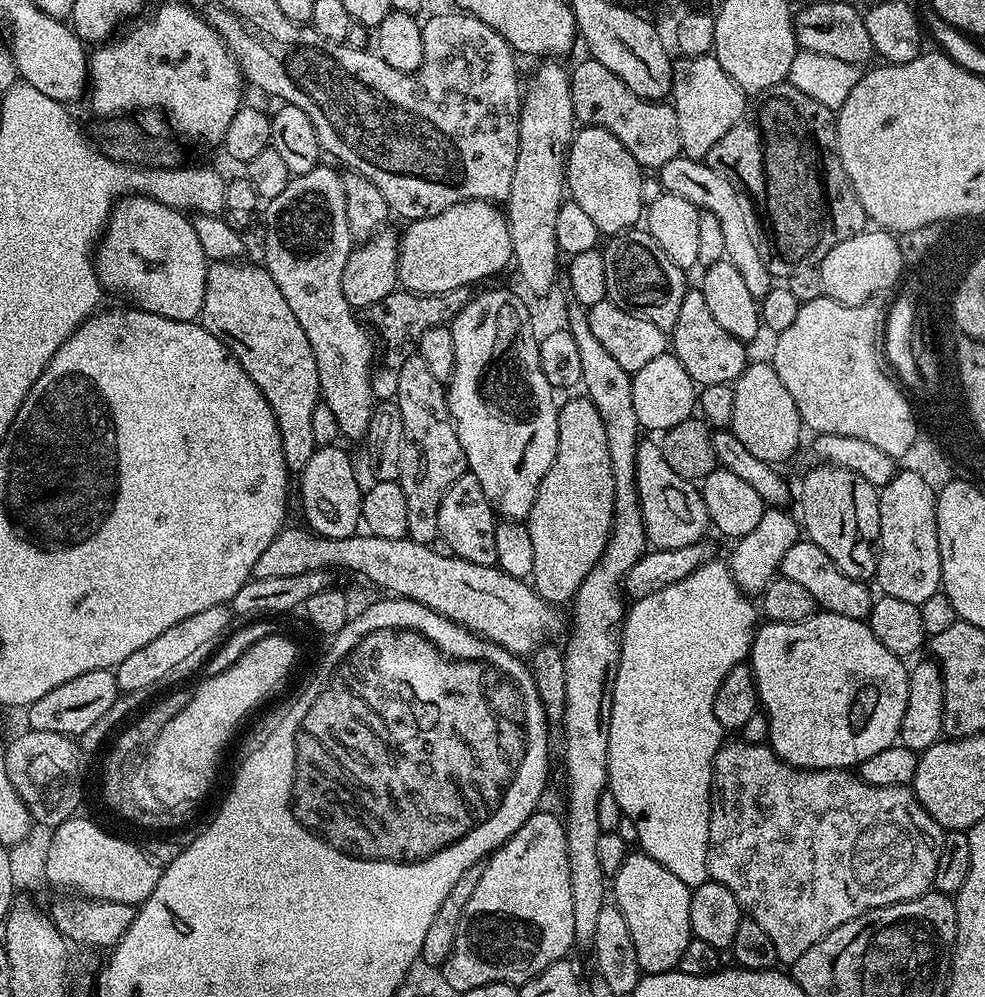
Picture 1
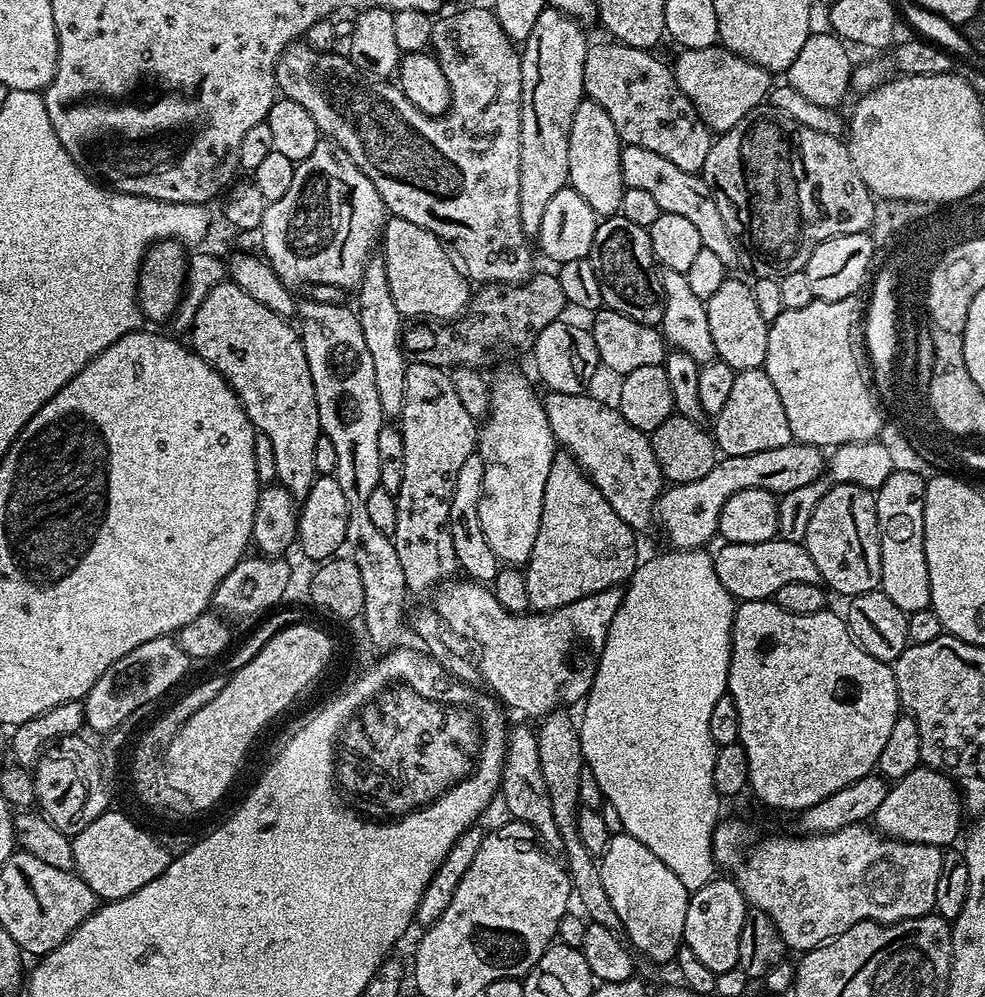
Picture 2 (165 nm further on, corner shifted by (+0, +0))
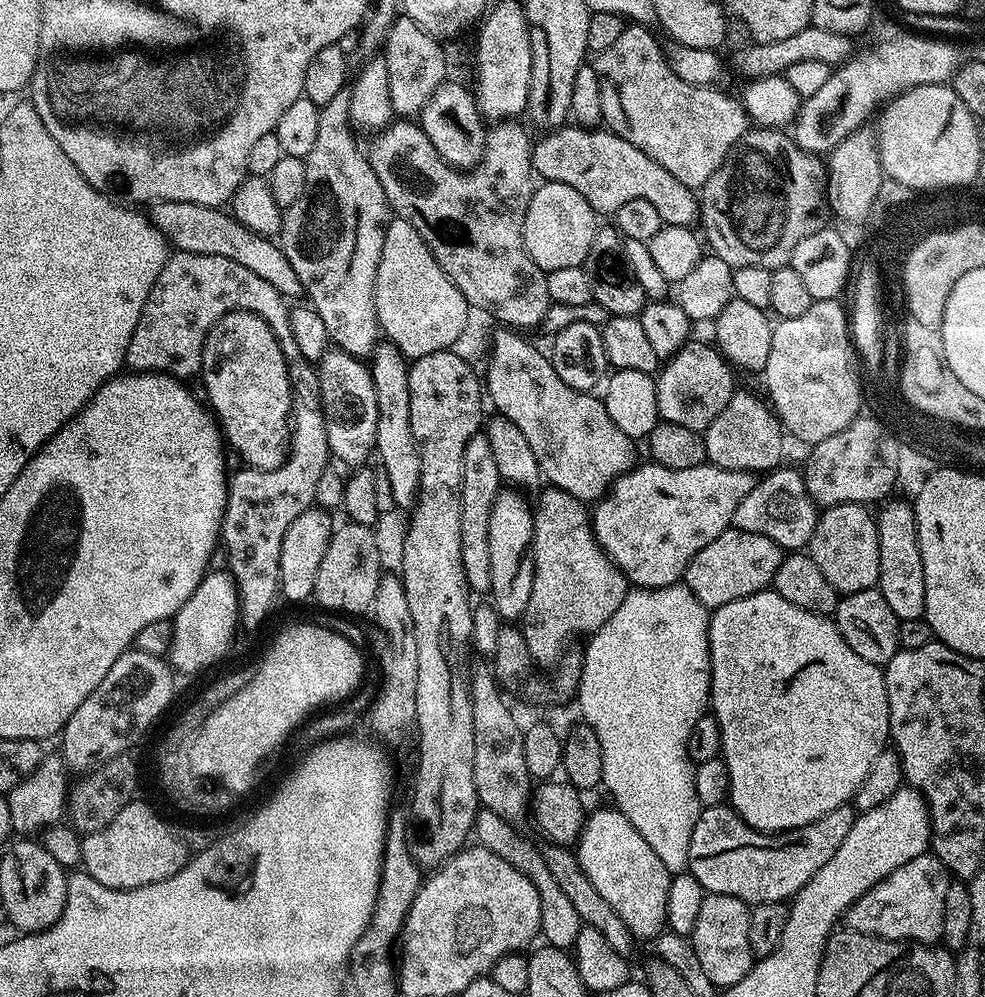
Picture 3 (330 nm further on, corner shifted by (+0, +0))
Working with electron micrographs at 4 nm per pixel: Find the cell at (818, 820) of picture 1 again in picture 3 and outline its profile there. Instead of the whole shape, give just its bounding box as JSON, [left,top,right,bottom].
[846,854,950,945]

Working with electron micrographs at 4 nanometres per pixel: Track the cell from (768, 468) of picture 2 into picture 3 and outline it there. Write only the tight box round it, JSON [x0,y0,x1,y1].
[590,462,757,588]

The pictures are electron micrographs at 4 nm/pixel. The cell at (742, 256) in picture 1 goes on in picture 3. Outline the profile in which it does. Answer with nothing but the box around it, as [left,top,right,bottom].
[532,126,700,228]

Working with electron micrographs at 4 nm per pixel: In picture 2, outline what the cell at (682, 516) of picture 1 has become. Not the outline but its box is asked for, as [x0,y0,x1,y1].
[543,392,666,534]

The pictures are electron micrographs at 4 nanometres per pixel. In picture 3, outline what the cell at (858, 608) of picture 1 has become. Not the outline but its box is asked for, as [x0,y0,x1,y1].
[682,526,785,610]

